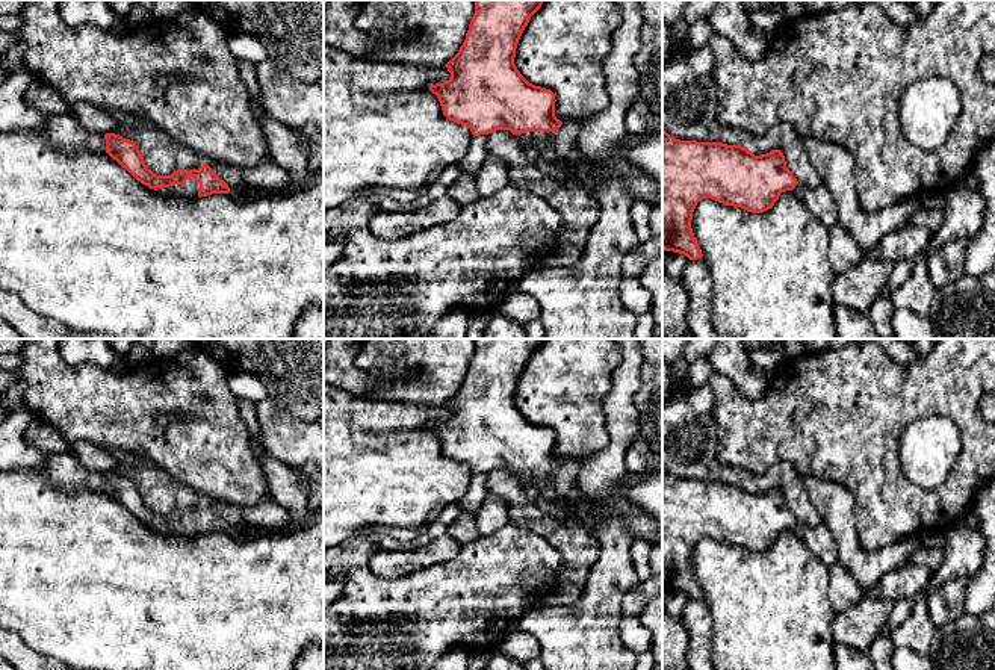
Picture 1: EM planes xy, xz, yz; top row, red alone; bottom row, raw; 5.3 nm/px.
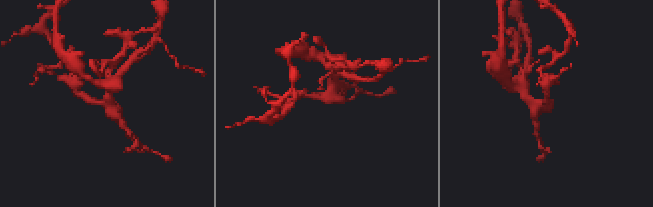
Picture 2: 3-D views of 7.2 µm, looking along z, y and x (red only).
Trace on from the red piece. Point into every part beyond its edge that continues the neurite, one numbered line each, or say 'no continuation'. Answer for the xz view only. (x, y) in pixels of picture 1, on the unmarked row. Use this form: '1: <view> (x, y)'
1: xz (540, 486)

